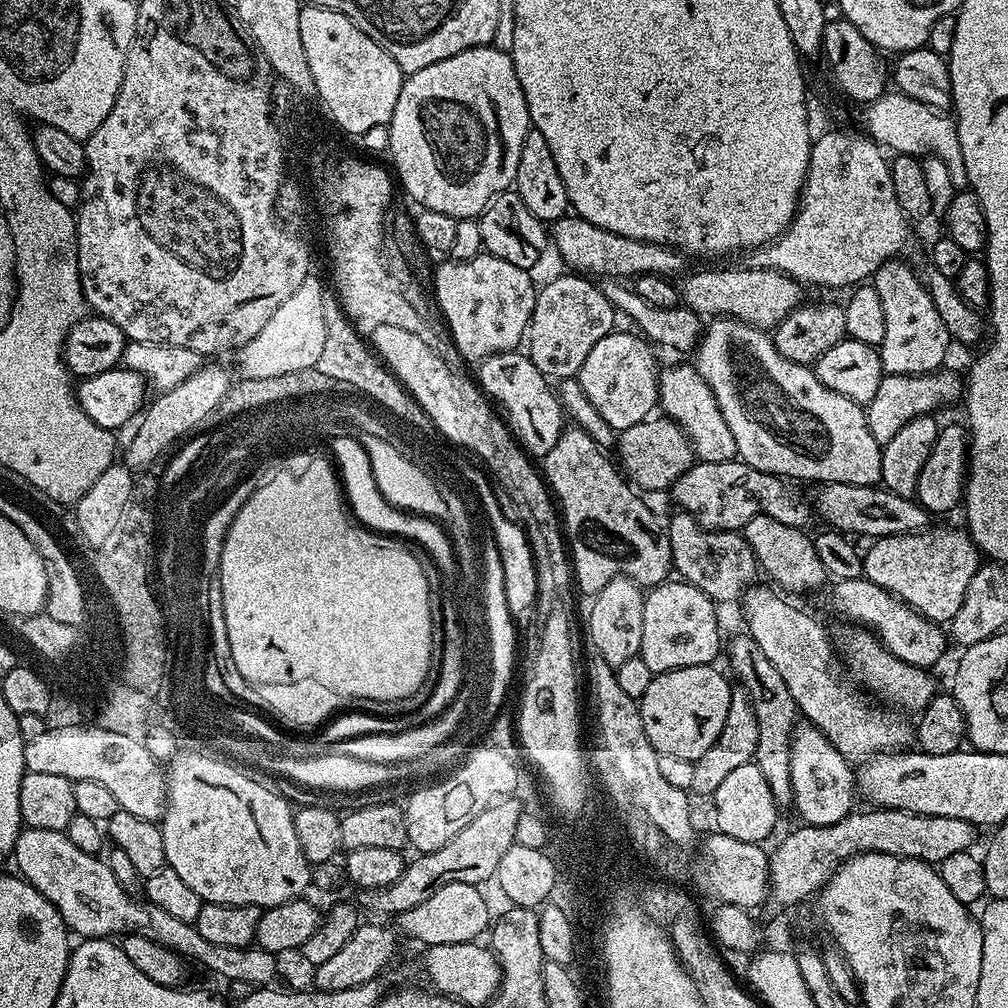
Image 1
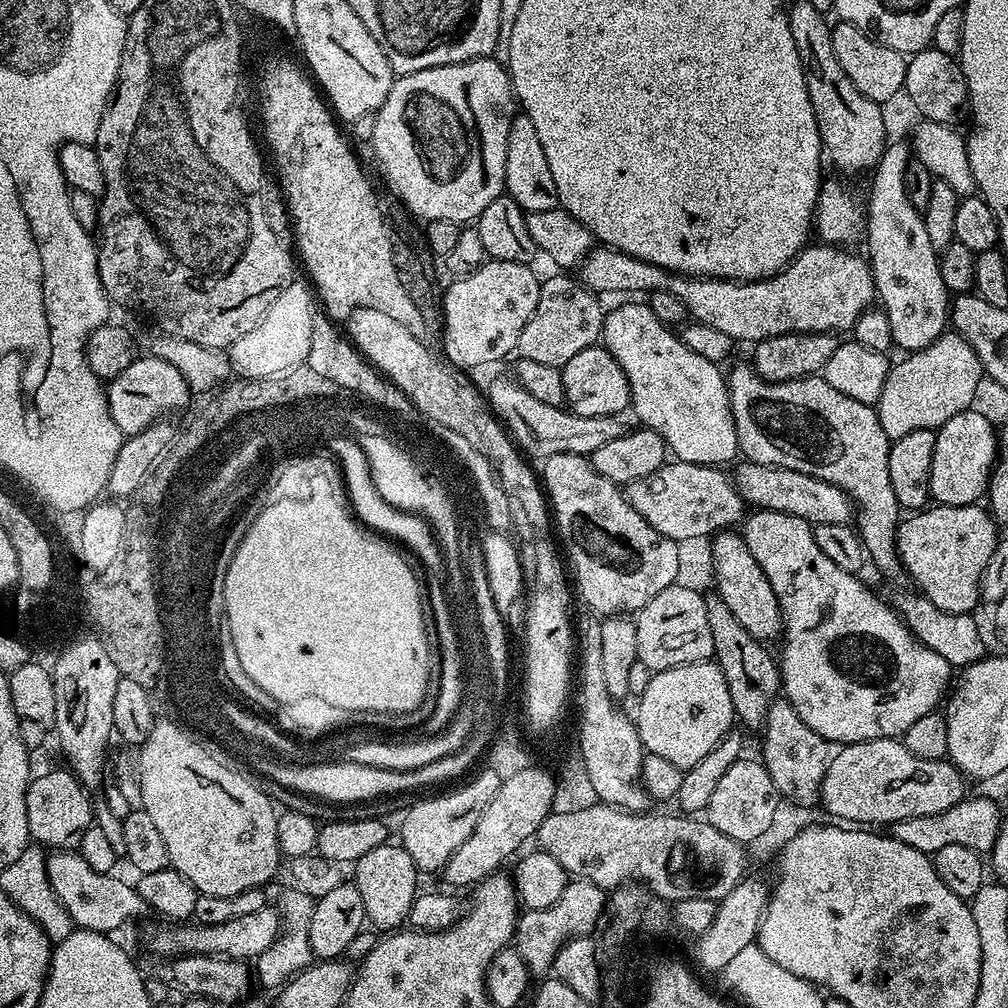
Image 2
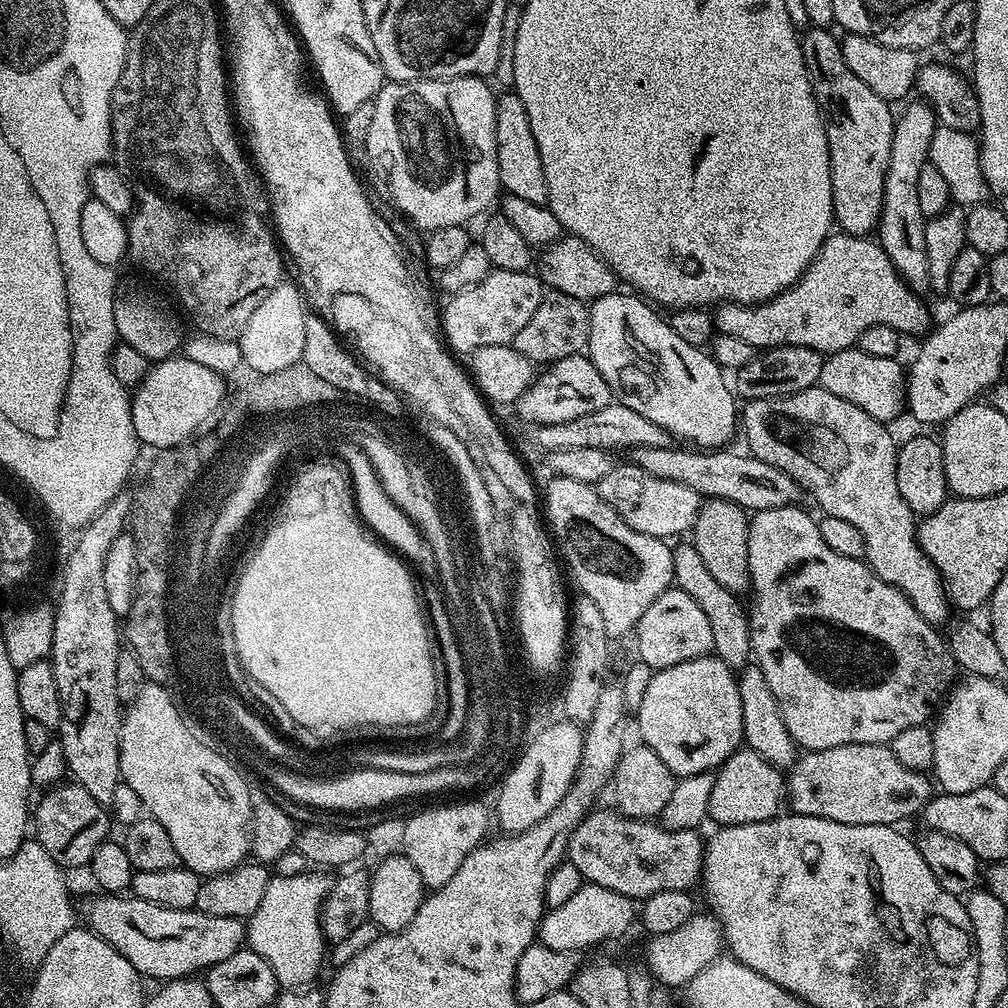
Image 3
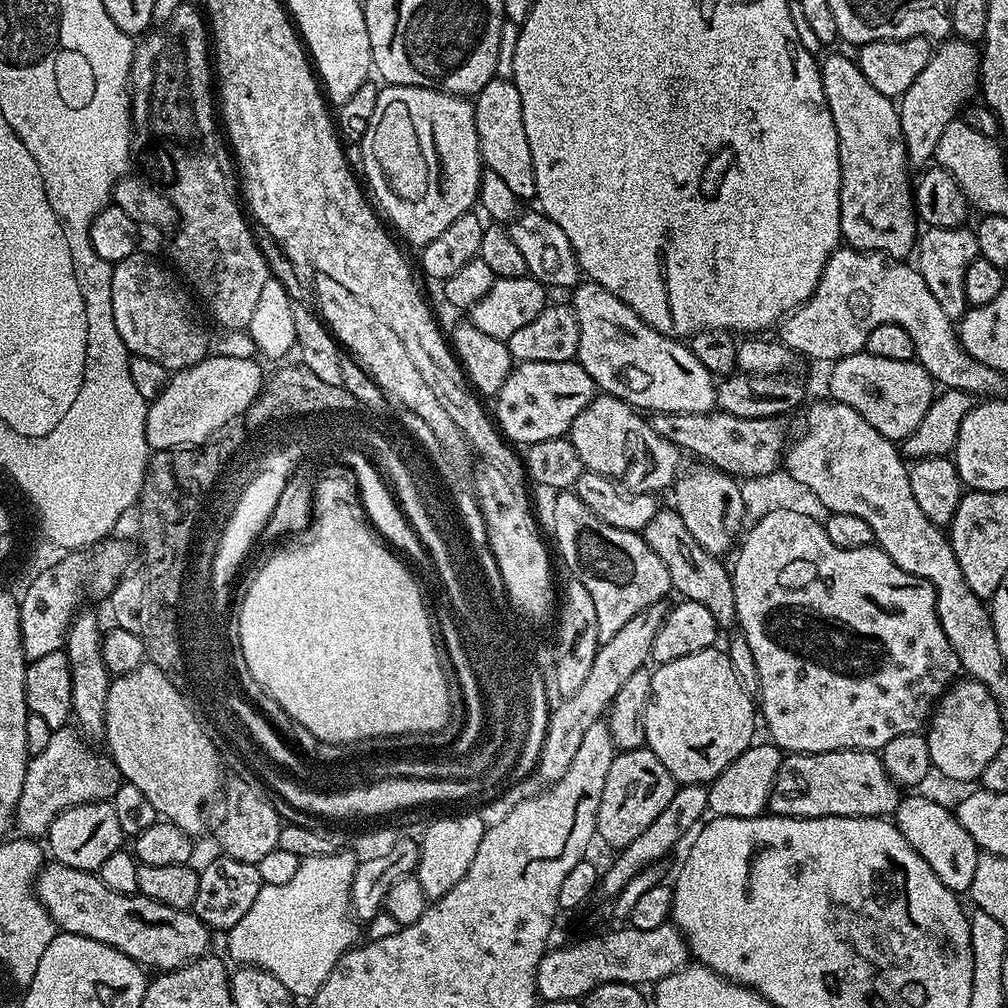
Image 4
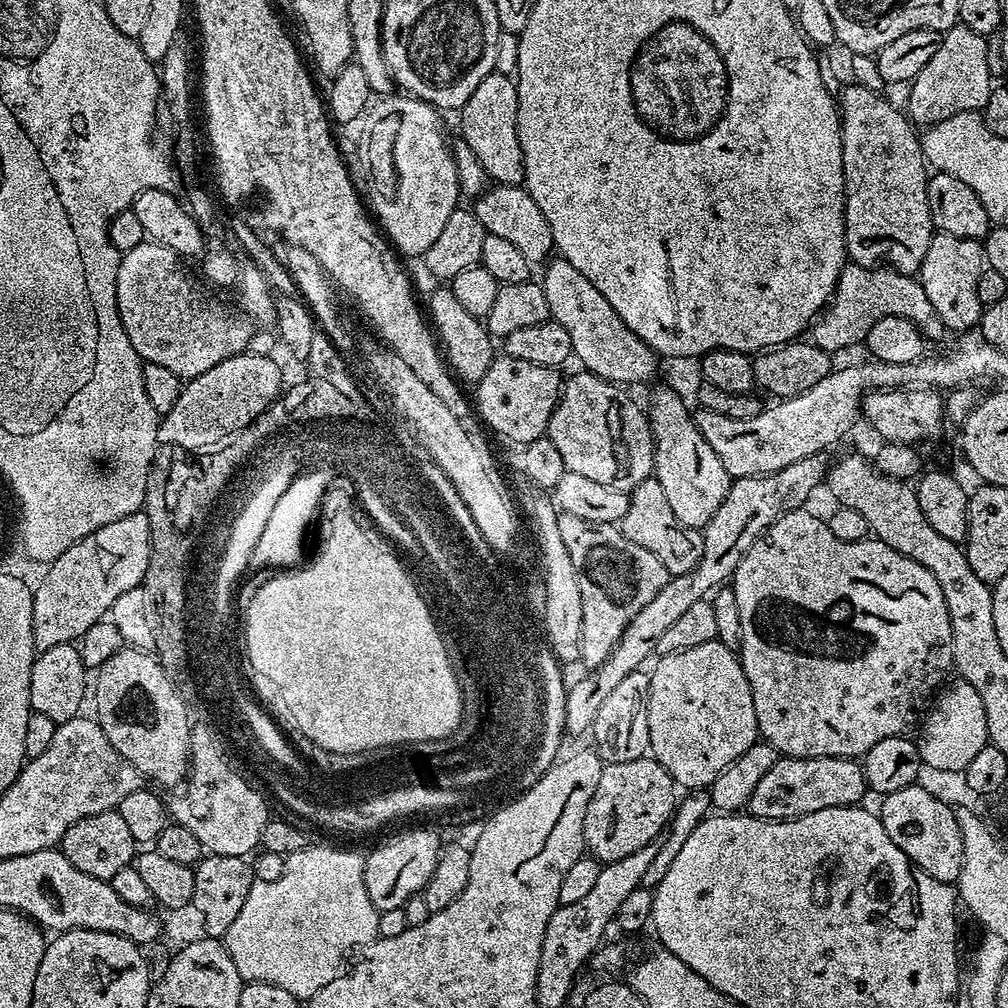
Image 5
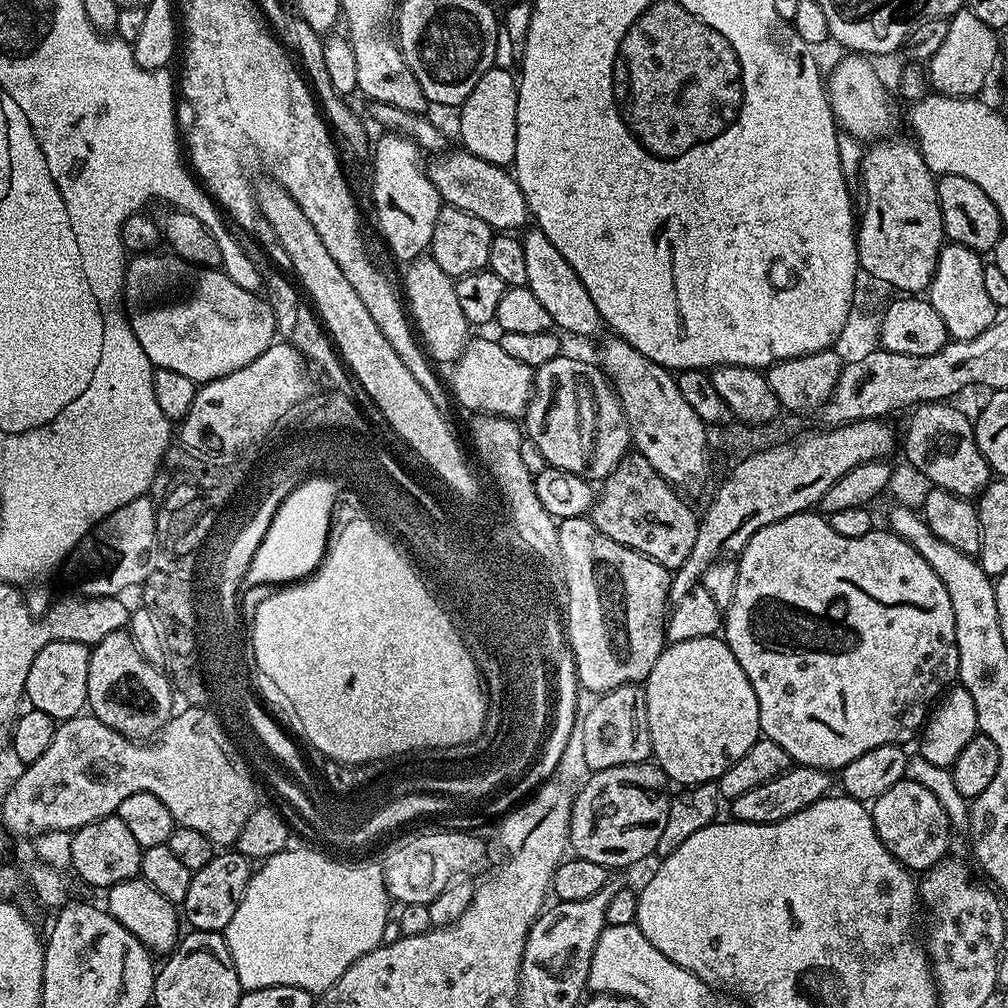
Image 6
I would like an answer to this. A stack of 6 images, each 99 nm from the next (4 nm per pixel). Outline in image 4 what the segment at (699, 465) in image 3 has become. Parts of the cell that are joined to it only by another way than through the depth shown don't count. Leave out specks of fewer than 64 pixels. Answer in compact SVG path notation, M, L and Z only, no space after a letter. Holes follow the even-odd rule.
M597 394L582 410L582 414L574 418L566 436L587 471L613 478L624 476L623 483L630 492L660 494L663 488L664 491L671 489L676 483L676 477L682 471L682 453L666 442L666 438L658 435L651 423L643 418L637 409L617 396Z

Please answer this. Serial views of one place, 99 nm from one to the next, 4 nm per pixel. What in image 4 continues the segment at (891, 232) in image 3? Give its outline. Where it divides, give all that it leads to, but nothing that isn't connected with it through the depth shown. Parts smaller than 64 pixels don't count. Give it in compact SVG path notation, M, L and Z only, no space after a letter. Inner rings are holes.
M955 38L945 39L933 51L930 62L926 62L926 70L914 78L914 86L899 97L900 125L909 165L924 166L935 157L938 138L942 138L952 121L961 115L965 105L975 97L972 95L975 92L977 95L981 59L977 45Z

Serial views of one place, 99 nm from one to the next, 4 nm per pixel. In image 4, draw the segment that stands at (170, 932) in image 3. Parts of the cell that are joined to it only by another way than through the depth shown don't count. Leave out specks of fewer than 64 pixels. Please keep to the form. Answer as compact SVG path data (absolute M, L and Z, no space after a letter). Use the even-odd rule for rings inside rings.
M48 862L36 875L34 887L37 898L40 899L42 906L50 914L50 918L56 923L60 932L94 938L94 942L114 946L114 950L126 954L145 969L156 968L155 970L160 972L172 972L184 964L189 964L191 960L197 960L209 951L208 943L211 942L213 933L191 910L171 908L162 902L154 902L139 894L115 892L100 881L99 875L91 872L74 870L65 864Z

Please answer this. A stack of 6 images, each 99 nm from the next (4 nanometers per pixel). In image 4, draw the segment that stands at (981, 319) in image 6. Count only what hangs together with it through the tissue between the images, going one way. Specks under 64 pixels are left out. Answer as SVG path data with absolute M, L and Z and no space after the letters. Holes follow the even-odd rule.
M925 227L919 233L918 243L914 249L915 267L920 269L930 294L934 294L934 299L953 322L959 321L969 309L965 292L966 266L970 266L970 262L977 260L979 254L976 233L971 227Z

